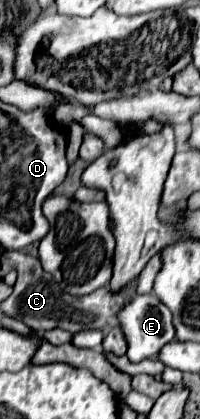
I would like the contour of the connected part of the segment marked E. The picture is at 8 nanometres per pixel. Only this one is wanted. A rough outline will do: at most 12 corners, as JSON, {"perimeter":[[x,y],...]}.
{"perimeter":[[154,294],[118,312],[130,362],[156,360],[174,340],[172,314]]}

